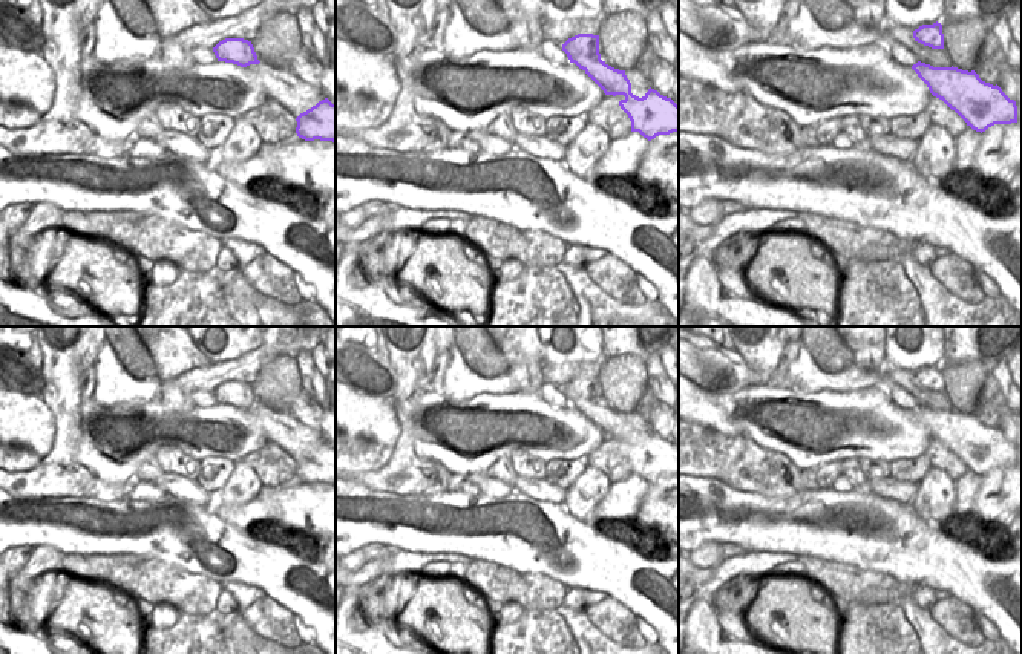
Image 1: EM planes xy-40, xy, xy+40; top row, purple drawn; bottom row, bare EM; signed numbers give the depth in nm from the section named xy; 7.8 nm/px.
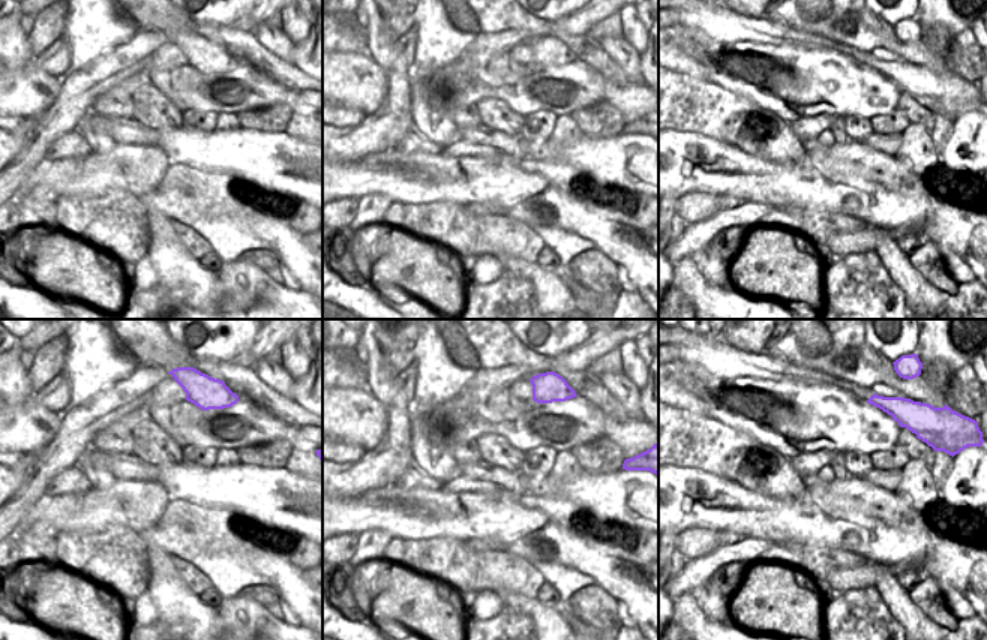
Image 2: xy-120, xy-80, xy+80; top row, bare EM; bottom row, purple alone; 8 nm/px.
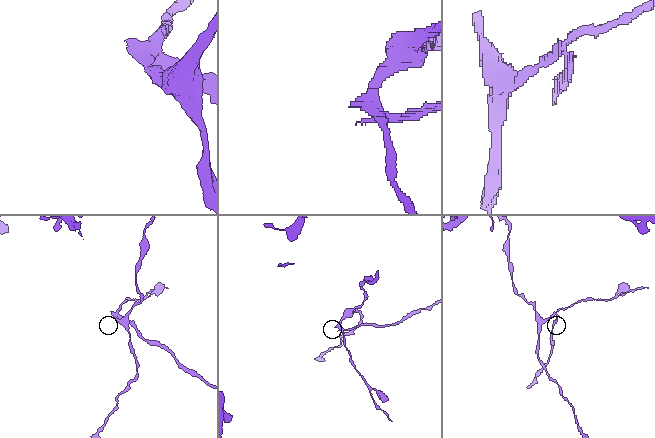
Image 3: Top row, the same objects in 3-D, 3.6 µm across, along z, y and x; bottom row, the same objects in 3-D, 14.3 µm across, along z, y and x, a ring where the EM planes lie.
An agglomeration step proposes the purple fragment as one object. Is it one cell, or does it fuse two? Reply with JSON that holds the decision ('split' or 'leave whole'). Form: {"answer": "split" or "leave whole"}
{"answer": "split"}

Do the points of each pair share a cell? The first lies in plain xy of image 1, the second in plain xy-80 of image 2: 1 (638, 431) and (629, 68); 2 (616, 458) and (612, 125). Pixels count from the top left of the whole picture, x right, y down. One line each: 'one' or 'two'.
1: two
2: one

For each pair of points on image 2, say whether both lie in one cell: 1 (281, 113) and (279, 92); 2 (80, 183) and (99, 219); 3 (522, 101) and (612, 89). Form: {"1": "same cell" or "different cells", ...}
{"1": "different cells", "2": "different cells", "3": "different cells"}

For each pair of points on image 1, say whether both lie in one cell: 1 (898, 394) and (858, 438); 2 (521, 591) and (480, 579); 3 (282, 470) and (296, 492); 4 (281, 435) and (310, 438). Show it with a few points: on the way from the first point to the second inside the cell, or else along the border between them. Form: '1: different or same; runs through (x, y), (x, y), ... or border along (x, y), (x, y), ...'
1: different; border along (887, 394), (895, 405), (910, 411)
2: different; border along (514, 570), (506, 584), (506, 601), (526, 608)
3: different; border along (296, 478), (276, 486), (262, 486)
4: same; runs through (288, 435), (302, 438)

